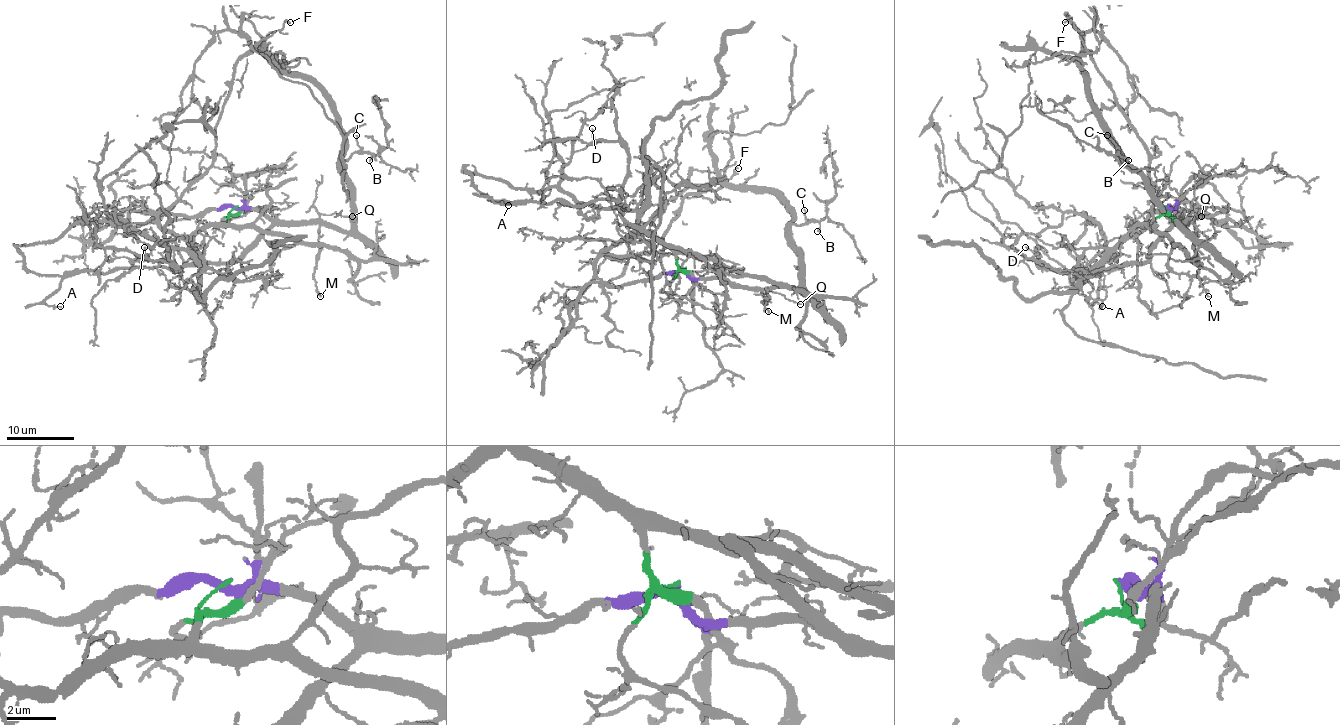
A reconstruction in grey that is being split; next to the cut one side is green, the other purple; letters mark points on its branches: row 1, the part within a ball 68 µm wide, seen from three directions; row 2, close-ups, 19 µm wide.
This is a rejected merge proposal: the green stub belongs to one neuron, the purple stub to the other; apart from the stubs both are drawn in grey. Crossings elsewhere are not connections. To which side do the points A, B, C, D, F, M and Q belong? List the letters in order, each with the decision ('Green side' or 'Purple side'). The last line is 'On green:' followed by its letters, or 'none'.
A: Purple side
B: Purple side
C: Purple side
D: Purple side
F: Green side
M: Purple side
Q: Purple side
On green: F

